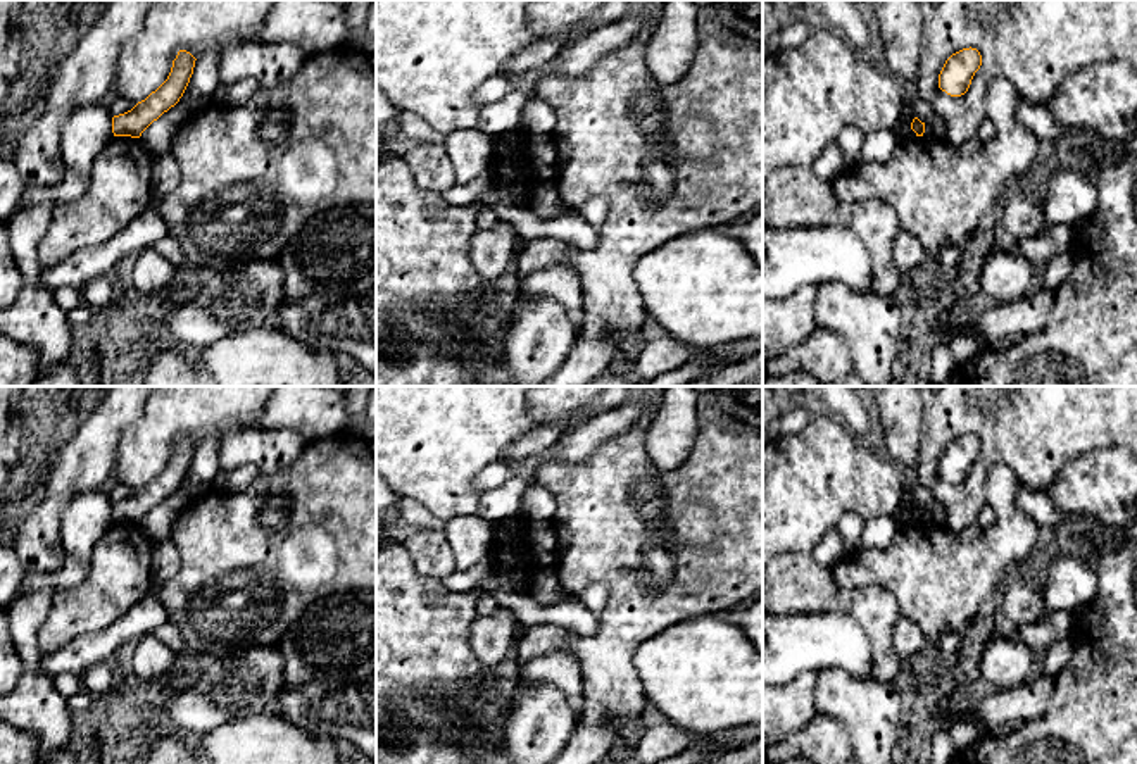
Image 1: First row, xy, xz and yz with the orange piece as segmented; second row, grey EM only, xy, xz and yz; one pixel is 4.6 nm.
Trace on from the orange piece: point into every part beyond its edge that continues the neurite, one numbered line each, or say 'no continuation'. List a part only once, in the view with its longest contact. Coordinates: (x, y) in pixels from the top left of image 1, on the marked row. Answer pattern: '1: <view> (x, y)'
no continuation

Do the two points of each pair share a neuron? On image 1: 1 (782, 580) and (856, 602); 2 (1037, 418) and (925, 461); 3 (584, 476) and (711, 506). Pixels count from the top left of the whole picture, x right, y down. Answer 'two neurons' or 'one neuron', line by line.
1: one neuron
2: one neuron
3: one neuron

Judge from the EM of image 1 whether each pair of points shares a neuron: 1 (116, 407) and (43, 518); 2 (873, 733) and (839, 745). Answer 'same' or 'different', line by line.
1: same
2: different

